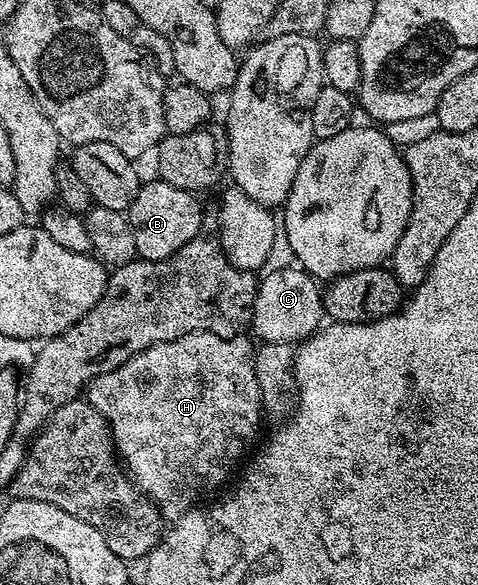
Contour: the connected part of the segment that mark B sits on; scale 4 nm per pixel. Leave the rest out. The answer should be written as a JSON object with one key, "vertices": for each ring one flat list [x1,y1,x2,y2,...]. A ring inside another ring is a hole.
{"vertices":[[160,177,142,182,135,193,135,201,127,212,129,224,135,233,135,249,138,256,151,261,166,259,175,254,187,241,202,234,201,203,192,191,184,191,175,185,165,183]]}

